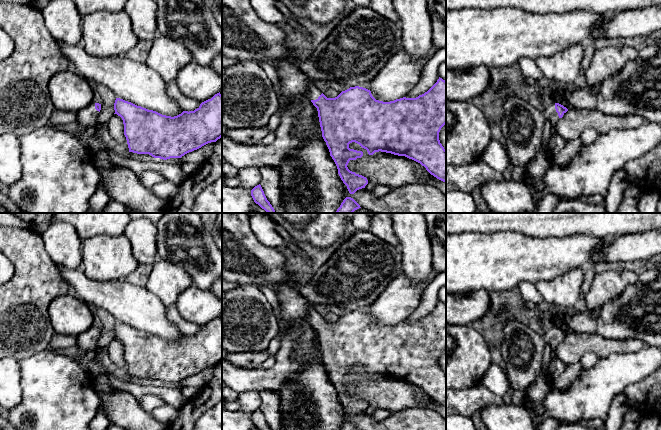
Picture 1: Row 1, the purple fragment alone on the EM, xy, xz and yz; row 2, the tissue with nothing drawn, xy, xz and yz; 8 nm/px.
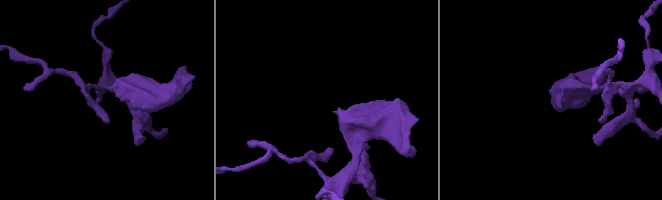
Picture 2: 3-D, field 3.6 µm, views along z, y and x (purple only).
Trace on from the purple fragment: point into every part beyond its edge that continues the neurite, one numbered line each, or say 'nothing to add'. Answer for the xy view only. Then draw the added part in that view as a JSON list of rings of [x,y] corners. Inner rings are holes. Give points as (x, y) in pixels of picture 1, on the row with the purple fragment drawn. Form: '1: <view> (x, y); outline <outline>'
1: xy (87, 118); outline [[[95,103],[89,104],[84,109],[77,112],[77,123],[81,129],[92,128],[97,123],[99,111],[95,109]]]

